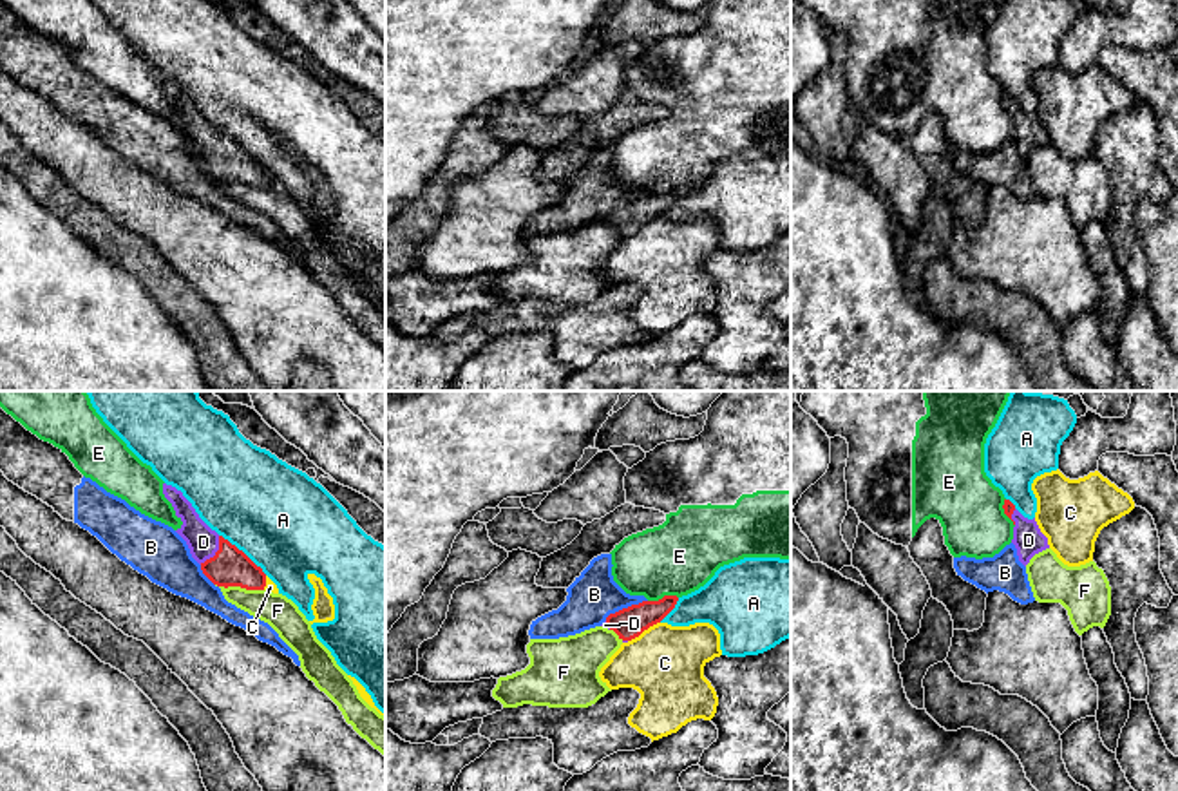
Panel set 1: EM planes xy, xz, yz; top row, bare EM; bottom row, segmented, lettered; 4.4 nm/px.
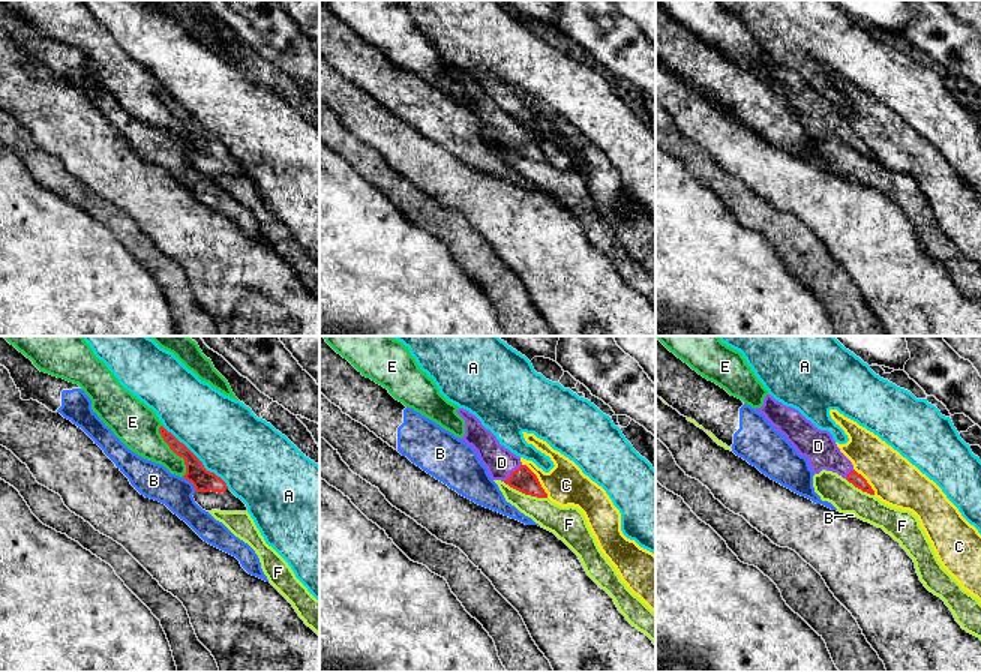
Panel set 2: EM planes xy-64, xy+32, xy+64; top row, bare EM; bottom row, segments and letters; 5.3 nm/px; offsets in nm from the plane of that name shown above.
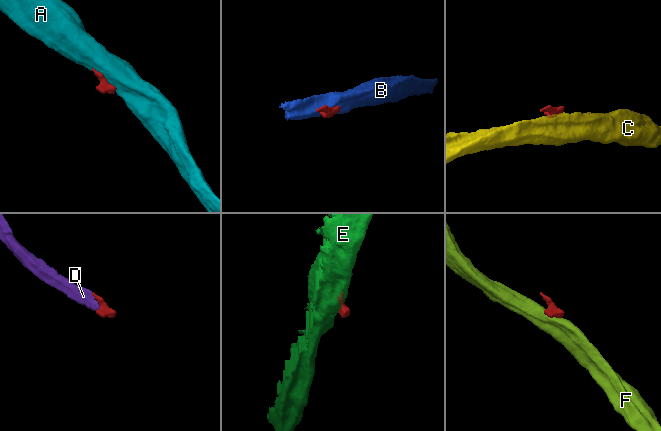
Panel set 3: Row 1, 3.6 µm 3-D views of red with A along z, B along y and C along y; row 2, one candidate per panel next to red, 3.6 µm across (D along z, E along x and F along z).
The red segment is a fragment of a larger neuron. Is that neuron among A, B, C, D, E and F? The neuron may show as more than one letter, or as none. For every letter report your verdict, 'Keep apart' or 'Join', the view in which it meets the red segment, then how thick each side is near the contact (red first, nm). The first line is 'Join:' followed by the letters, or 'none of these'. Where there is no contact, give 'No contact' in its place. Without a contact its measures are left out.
Join: D
A: Keep apart. Touches red in xy. Thickness 180 nm (red) against 460 nm
B: Keep apart. Touches red in xz. Thickness 140 nm (red) against 220 nm
C: Keep apart. Touches red in xz. Thickness 140 nm (red) against 340 nm
D: Join. Touches red in xy. Thickness 180 nm (red) against 140 nm
E: Keep apart. Touches red in xz. Thickness 140 nm (red) against 320 nm
F: Keep apart. Touches red in xy. Thickness 180 nm (red) against 150 nm

